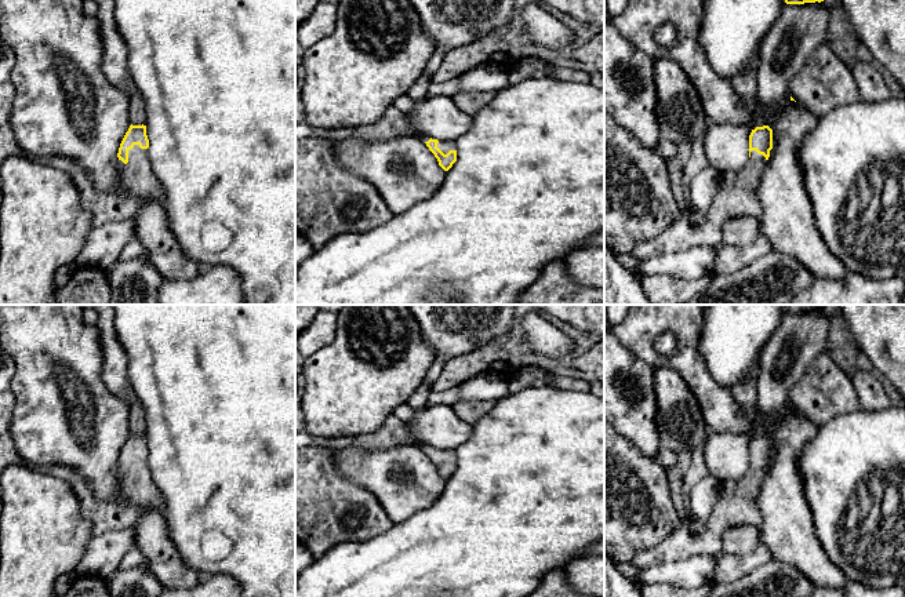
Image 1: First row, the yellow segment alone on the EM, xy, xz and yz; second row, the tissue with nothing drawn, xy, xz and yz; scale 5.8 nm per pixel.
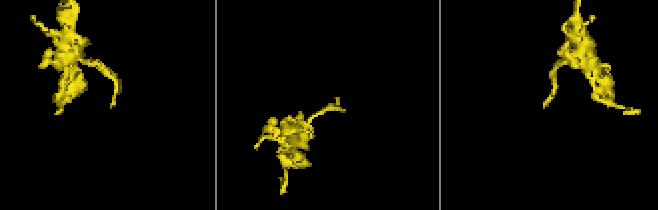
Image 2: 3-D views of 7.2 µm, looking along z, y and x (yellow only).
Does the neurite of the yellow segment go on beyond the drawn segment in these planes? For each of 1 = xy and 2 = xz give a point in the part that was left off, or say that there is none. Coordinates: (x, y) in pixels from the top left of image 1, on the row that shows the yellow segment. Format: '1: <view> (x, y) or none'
1: xy (138, 182)
2: xz (330, 200)

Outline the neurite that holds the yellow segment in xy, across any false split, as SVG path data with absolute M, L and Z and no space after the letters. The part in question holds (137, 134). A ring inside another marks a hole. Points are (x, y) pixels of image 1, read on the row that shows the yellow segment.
M130 125L119 148L120 179L113 192L97 189L76 161L63 156L29 156L30 160L66 172L79 189L81 205L90 212L94 226L121 222L135 215L146 200L163 204L163 186L148 157L146 125Z

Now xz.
M395 105L374 124L332 128L324 138L315 134L308 121L295 124L295 233L308 239L315 251L339 234L366 233L395 216L370 182L335 160L331 150L335 141L344 136L388 141L415 135L444 171L457 161L454 141L439 142L412 128Z

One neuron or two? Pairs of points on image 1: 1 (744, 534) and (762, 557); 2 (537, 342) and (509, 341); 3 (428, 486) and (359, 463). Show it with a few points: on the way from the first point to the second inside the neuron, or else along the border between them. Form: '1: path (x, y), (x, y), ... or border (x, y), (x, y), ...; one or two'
1: border (762, 545), (747, 553), (723, 556); two
2: border (522, 319), (518, 326), (520, 341), (548, 357); two
3: path (411, 483), (375, 470); one

